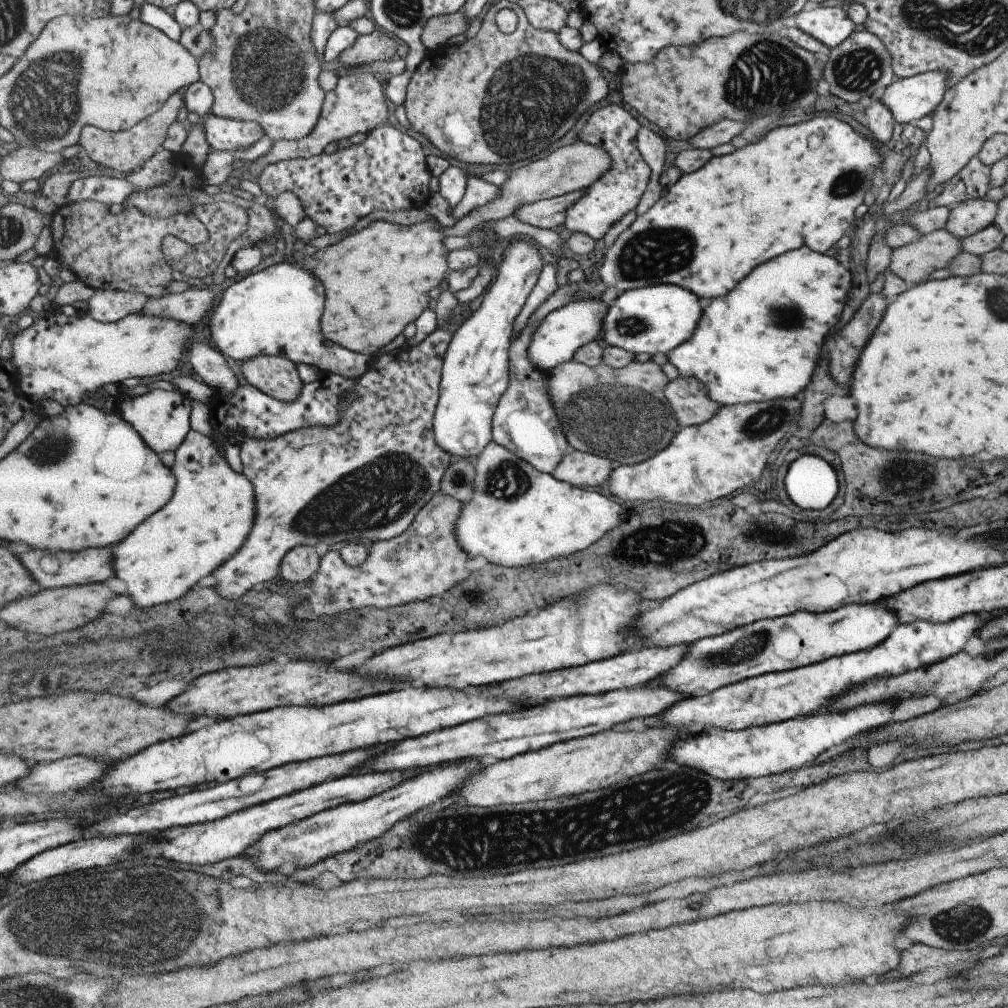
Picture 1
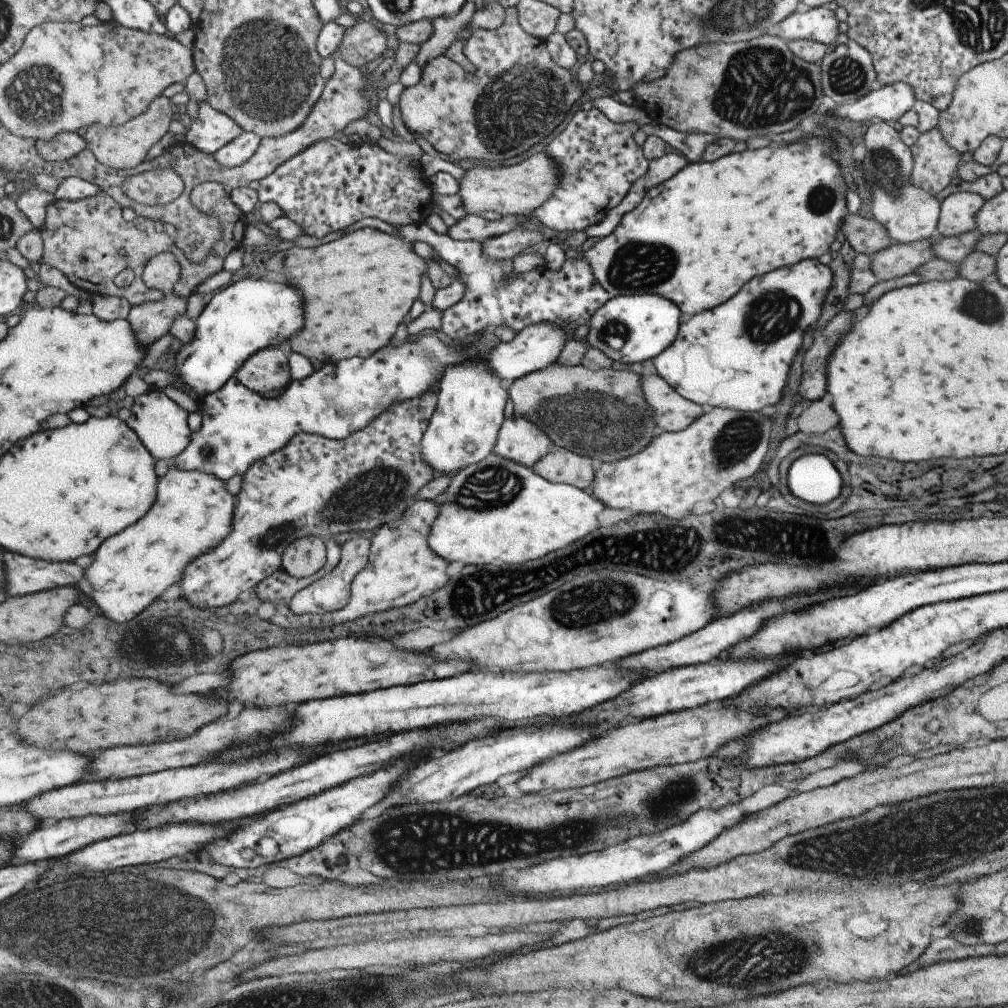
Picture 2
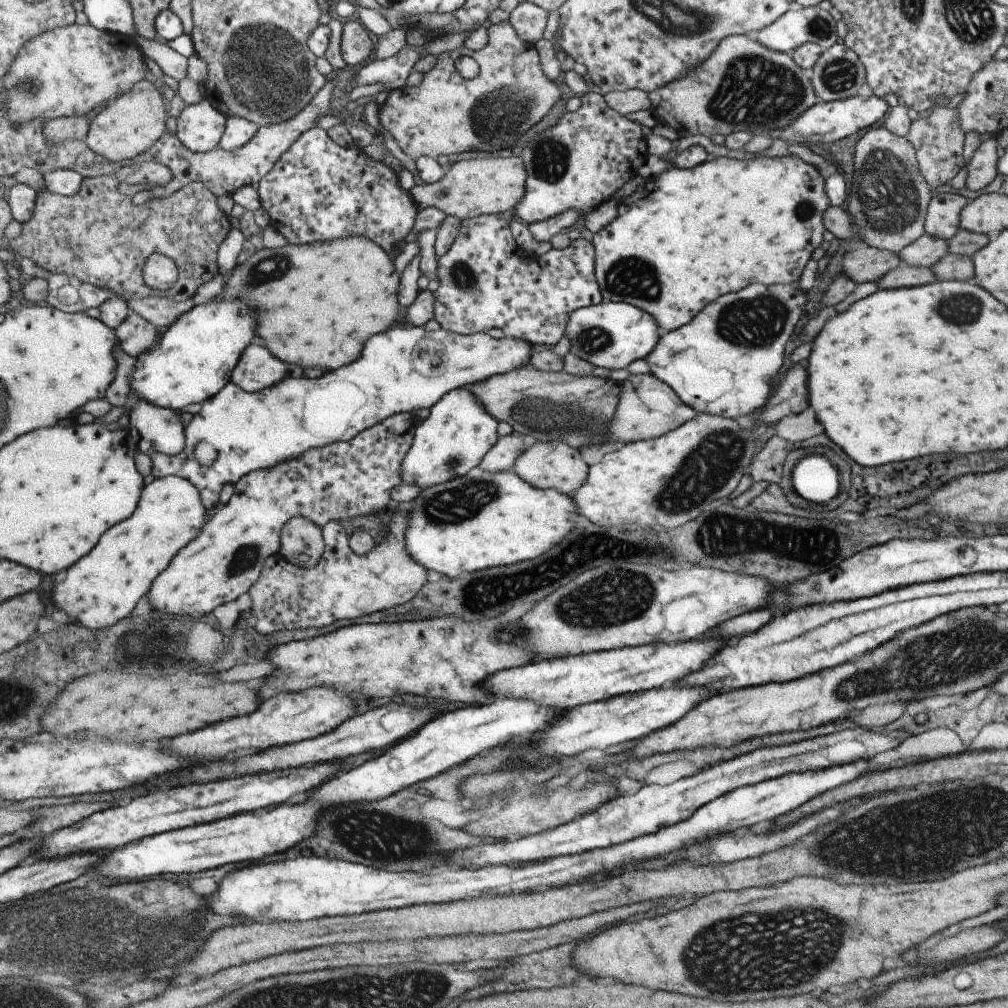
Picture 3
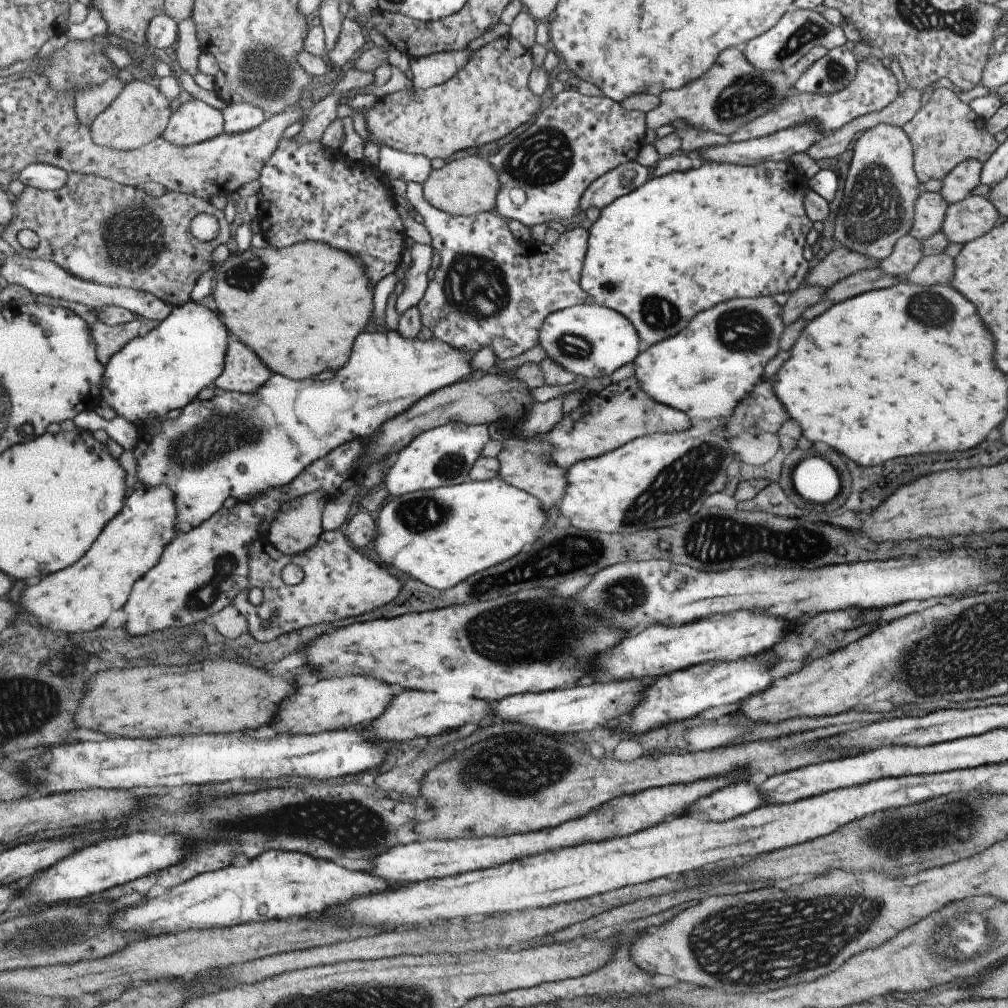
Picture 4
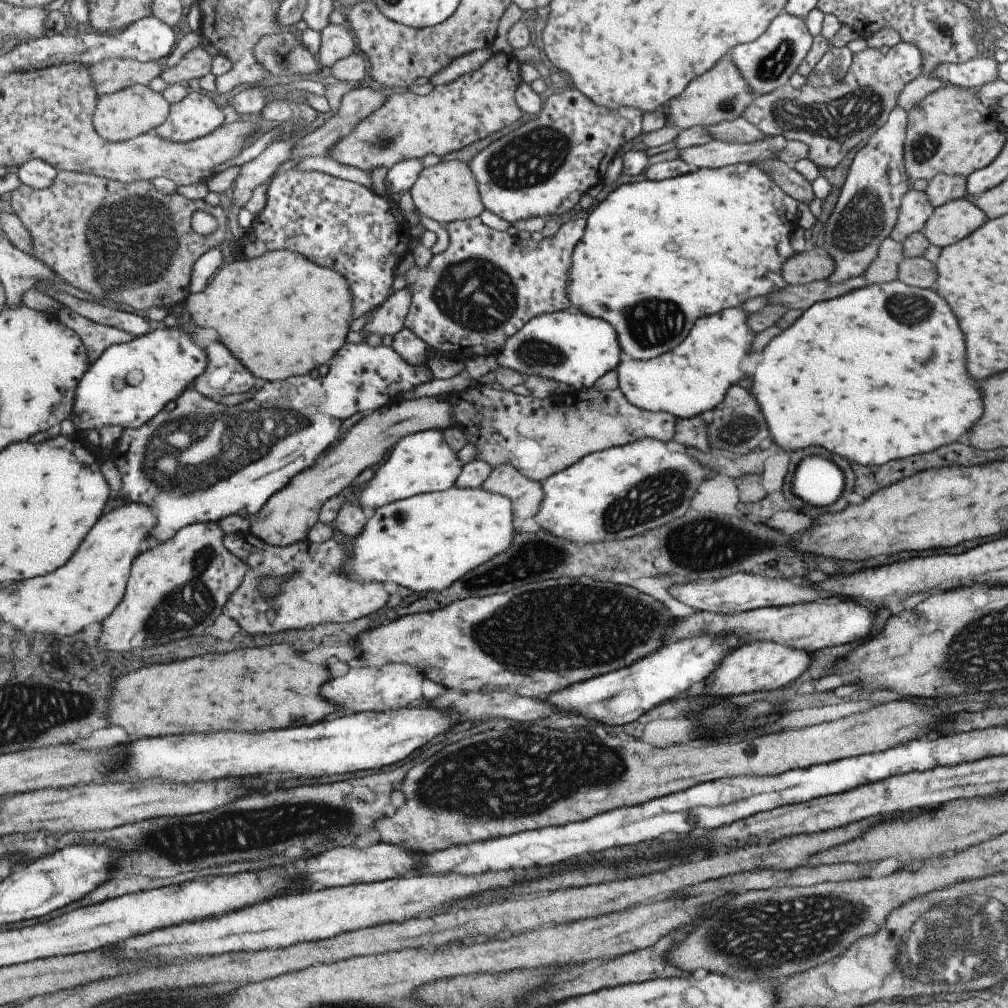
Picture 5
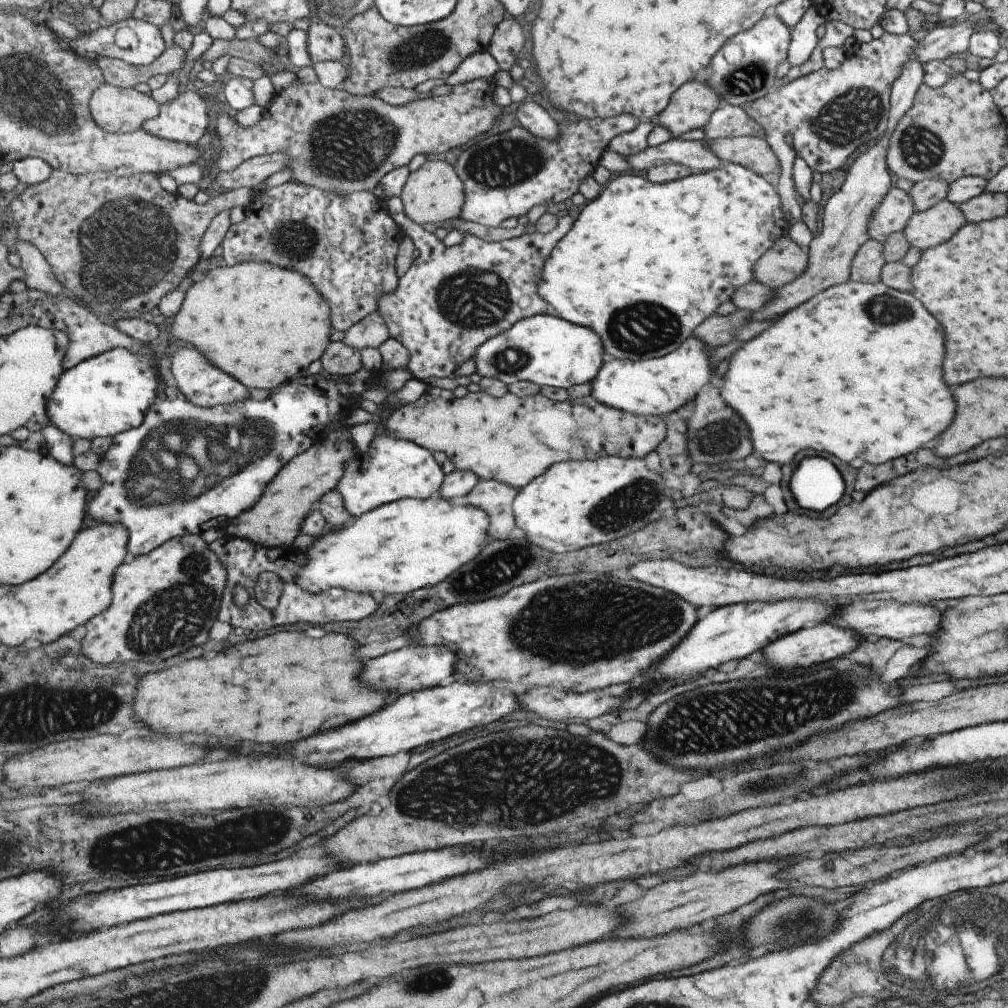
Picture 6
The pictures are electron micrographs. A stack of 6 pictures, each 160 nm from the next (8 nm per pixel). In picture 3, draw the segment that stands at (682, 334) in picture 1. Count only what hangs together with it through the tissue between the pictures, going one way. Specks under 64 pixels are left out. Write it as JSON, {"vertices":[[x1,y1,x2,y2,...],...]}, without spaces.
{"vertices":[[602,301,599,304,583,307,571,314,564,329,570,340,570,351,585,359,593,366,625,368,638,358,644,359,659,340,660,326,647,311,624,302]]}

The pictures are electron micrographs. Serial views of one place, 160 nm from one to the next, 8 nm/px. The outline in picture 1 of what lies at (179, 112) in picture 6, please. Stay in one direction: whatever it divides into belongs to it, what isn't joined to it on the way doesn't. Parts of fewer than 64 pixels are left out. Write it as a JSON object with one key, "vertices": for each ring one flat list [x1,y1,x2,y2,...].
{"vertices":[[214,114,206,119,202,128,212,151,235,152,251,148,255,142,266,137,259,122,245,122]]}

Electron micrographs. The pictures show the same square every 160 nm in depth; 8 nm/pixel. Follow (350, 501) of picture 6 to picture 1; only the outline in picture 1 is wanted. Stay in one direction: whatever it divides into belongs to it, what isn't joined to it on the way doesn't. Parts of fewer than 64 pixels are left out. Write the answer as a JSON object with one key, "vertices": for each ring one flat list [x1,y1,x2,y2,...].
{"vertices":[[509,240,510,245,504,250,504,257,499,258,495,269,495,278,488,291,482,296,480,307,455,331,450,349,444,359,442,373,442,391,438,410,435,414,435,442,447,450,451,456,458,458,473,458,481,456,487,446,494,441,494,416,498,406,511,384,511,356,513,343,511,332,517,316,525,308,533,288,539,280,541,258,539,258,538,244,533,242,518,242]]}

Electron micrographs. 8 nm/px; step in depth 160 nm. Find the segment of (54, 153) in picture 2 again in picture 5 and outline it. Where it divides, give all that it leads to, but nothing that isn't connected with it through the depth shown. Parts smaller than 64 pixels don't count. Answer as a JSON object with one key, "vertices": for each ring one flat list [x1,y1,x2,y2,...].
{"vertices":[[130,58,105,59,90,67,90,73,99,98,131,88,133,85,148,85,153,78,161,76,162,61,141,62]]}

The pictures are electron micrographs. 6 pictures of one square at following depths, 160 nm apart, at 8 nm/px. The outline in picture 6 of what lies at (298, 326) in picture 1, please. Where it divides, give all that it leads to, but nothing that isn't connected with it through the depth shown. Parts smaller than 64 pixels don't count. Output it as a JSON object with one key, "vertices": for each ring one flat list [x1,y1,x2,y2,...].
{"vertices":[[147,345,138,351,124,348,114,348,96,357,81,362,75,368,63,373,62,380,56,386,54,396,48,401,48,415,53,424,73,441,78,438,97,438,97,436,112,436,141,426,147,413,158,402,157,388,161,384,159,372,164,373,157,365,157,352]]}

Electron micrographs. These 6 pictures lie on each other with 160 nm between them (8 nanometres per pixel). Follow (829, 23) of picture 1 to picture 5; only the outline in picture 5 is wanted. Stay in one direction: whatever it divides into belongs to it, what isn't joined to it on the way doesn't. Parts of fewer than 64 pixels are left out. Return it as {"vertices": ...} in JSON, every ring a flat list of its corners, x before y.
{"vertices":[[782,10,767,28,749,44,739,44,731,50,731,60,737,67,753,96,770,93,788,82,797,65,810,49,813,37,807,30,804,18,787,14]]}

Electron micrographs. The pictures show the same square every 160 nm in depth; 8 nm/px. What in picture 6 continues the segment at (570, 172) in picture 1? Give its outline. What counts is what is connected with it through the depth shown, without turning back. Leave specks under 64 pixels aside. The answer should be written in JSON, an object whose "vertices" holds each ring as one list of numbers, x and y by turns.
{"vertices":[[441,160,426,161,410,174,400,200,404,204,405,213,419,224,459,219,466,206,466,184,459,177,455,166]]}

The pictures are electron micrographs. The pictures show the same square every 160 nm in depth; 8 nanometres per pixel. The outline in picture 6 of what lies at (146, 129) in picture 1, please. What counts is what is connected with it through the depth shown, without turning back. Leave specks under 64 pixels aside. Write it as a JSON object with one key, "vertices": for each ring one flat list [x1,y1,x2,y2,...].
{"vertices":[[109,83,98,88,90,109,103,130,118,134,135,132,162,113,162,105,152,95]]}

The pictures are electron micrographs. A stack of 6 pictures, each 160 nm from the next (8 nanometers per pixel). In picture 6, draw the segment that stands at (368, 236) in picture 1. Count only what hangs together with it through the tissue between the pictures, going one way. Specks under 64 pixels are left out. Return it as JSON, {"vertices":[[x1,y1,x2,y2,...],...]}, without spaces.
{"vertices":[[249,261,230,267,216,267,193,283,187,291,181,312,173,321,173,336,191,342,218,367,235,374,249,388,277,389,319,360,328,349,333,334,330,300,311,284,312,280,296,270,270,262]]}

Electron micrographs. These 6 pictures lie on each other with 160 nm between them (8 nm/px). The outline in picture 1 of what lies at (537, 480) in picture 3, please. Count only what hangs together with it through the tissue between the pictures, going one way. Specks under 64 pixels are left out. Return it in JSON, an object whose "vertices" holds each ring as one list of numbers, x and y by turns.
{"vertices":[[568,449,550,475,559,482,584,489,607,482,611,470,611,462,607,458]]}

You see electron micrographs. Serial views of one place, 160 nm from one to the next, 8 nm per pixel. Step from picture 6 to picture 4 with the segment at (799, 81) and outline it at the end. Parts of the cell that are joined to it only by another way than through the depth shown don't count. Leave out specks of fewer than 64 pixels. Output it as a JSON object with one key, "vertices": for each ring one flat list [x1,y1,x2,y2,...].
{"vertices":[[869,54,865,58,865,61,856,63,855,78,844,89,830,95,791,92,778,105,773,104,772,109,763,116,757,117,732,132,729,135,731,142,738,143,747,139,764,137,809,119,815,119,820,124,821,136,823,136,833,132,843,124,847,124,851,119,885,108,897,97,897,82,893,73,889,69,883,68,877,56]]}

